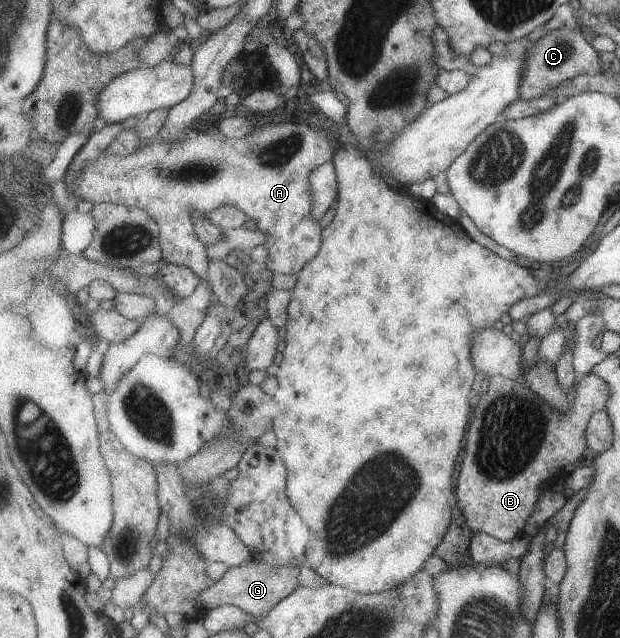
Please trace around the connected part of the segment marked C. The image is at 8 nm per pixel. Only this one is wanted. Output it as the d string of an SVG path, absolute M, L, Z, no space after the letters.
M571 21L561 27L549 31L536 41L525 53L525 67L522 73L521 98L529 101L544 96L547 90L558 83L577 77L578 75L600 75L603 68L603 54L594 50L589 42L589 35Z

